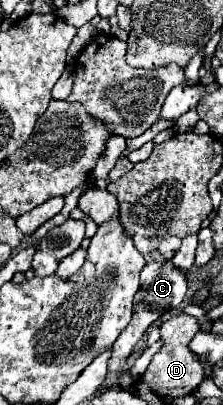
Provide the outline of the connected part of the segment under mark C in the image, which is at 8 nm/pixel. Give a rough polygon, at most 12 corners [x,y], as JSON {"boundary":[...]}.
{"boundary":[[171,261],[147,263],[133,319],[107,367],[119,373],[155,319],[177,309],[187,273]]}

